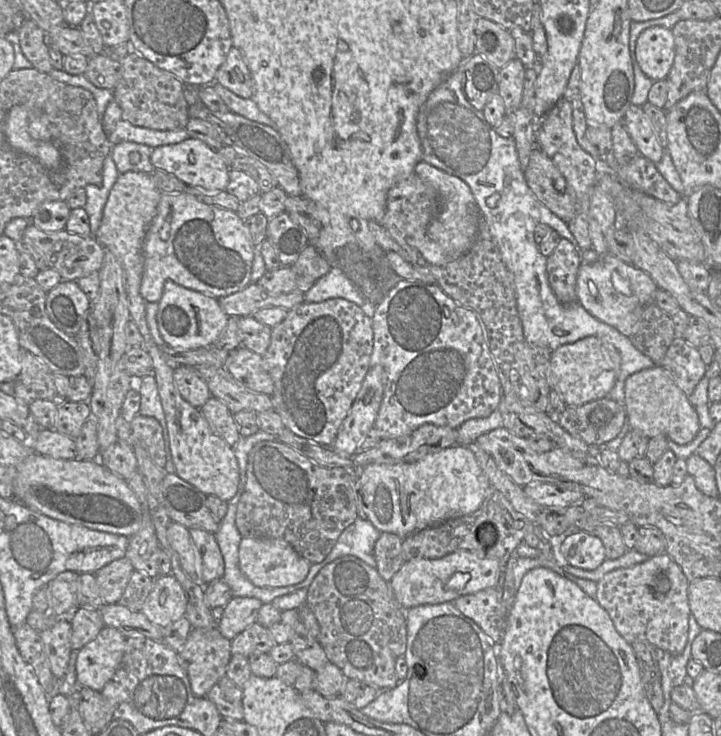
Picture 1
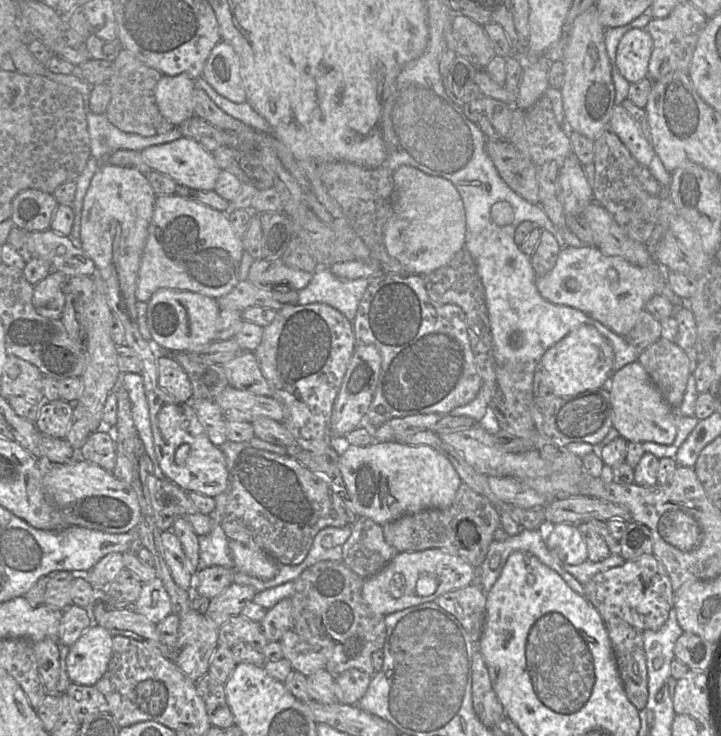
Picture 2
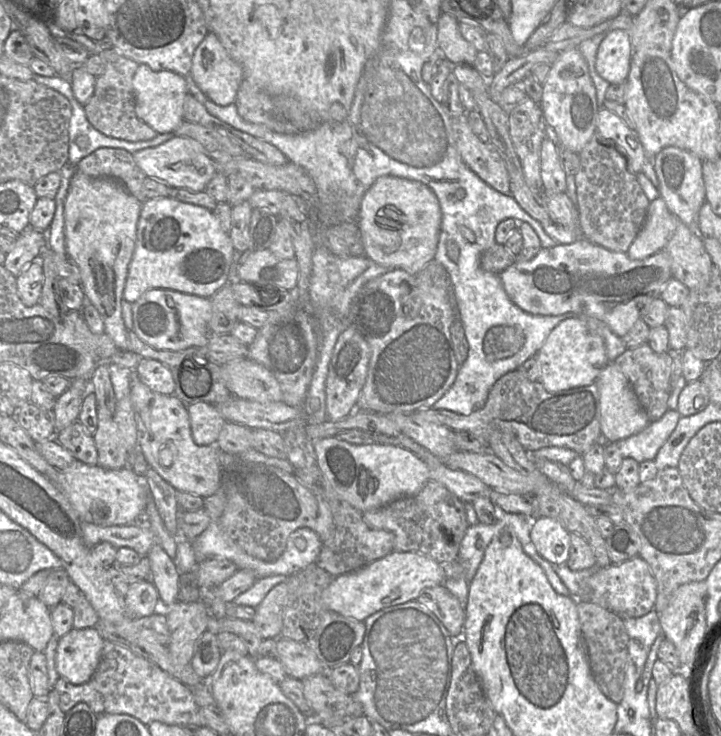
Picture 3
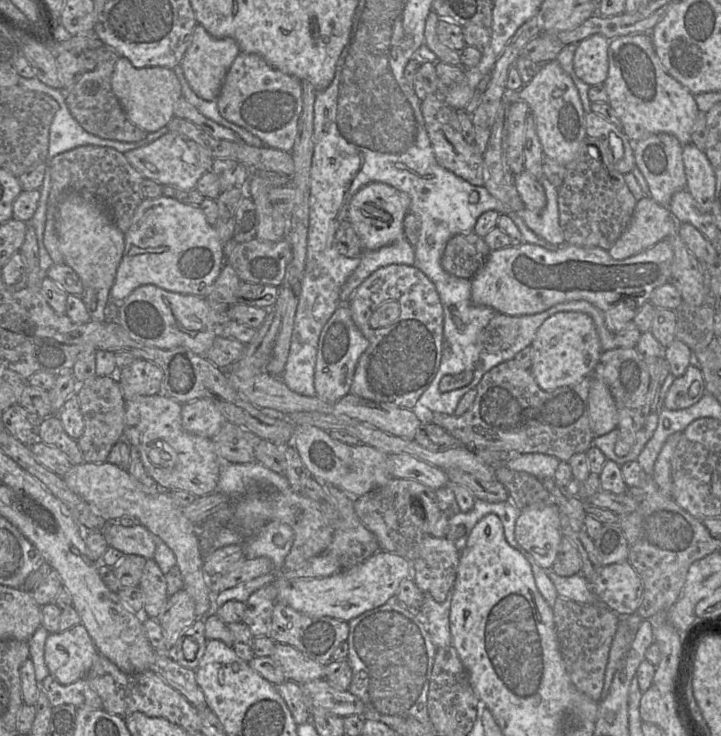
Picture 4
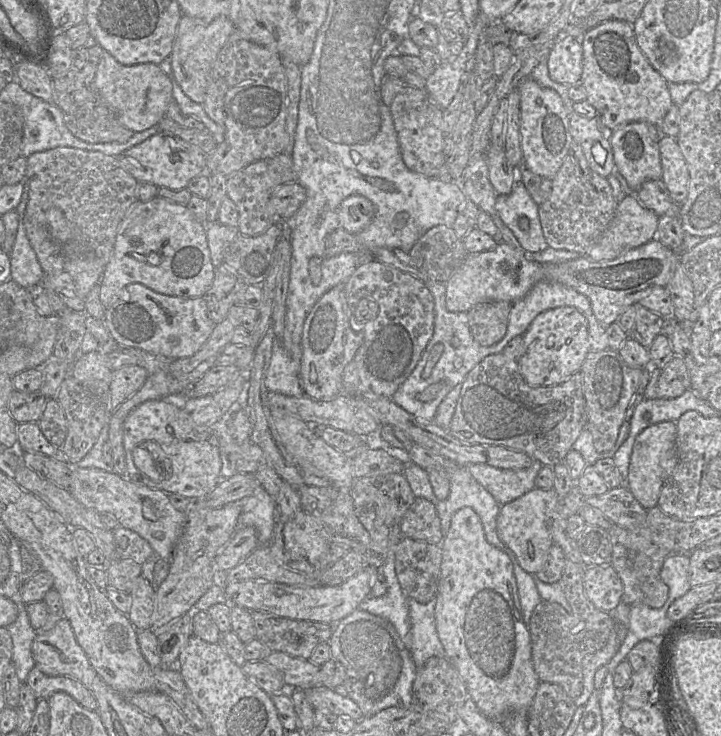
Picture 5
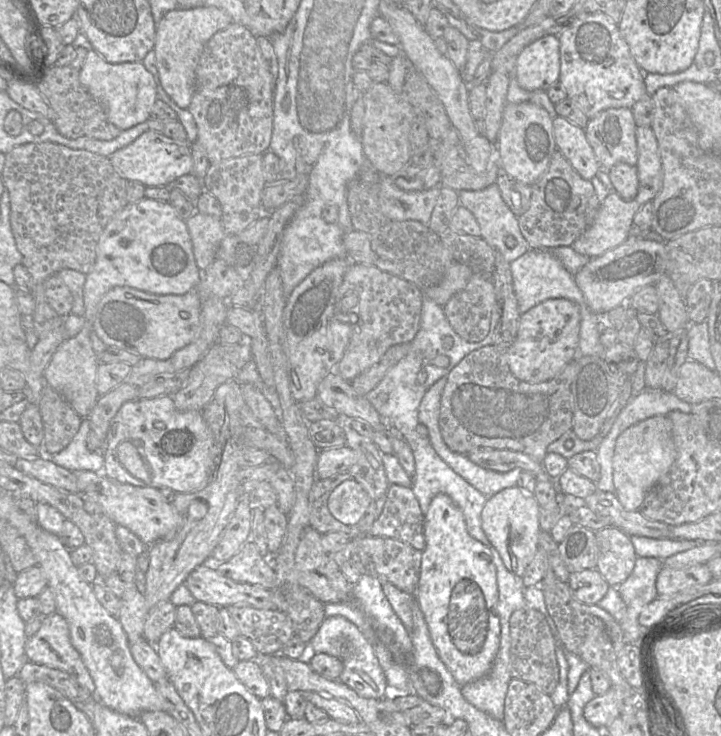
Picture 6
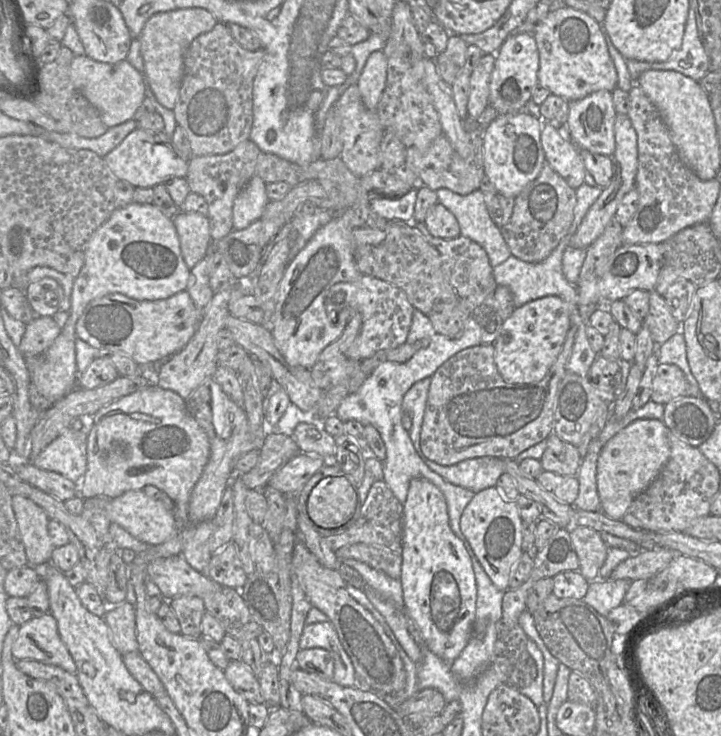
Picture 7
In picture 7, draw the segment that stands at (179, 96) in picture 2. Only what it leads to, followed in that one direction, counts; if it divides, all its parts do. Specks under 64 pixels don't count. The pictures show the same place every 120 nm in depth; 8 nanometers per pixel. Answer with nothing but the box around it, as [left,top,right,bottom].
[70,54,146,128]

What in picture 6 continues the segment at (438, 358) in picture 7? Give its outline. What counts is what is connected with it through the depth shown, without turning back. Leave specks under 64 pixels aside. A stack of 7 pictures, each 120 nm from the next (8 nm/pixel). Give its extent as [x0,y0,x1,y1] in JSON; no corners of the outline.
[365,296,494,546]

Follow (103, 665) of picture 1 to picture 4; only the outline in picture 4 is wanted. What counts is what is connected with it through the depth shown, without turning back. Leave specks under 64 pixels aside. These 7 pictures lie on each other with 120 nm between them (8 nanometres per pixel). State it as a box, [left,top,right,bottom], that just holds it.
[45,624,98,685]

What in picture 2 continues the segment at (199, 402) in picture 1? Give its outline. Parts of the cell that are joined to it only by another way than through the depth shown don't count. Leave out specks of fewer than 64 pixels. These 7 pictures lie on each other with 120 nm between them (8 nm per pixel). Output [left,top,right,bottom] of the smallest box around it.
[158,354,192,402]

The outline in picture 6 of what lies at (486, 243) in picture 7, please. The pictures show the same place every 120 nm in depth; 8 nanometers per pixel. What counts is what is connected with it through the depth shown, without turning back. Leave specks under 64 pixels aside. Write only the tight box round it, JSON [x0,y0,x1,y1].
[458,183,530,262]

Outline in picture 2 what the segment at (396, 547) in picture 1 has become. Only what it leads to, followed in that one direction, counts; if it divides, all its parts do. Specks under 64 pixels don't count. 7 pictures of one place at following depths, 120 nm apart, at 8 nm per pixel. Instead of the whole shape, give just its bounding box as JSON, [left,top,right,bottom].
[341,516,397,578]

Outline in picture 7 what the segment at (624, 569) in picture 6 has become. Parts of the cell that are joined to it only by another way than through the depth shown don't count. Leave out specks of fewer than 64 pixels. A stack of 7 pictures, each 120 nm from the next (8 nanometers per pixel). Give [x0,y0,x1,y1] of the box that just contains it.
[569,527,608,582]

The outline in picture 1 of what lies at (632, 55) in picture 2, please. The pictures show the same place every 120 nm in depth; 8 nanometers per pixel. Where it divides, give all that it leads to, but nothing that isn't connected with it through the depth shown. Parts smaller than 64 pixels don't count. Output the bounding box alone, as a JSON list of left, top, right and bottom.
[634,27,675,81]

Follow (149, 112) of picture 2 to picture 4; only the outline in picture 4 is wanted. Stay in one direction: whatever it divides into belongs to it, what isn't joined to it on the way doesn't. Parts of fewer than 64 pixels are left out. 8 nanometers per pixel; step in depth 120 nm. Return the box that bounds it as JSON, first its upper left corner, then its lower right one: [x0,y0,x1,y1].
[64,45,148,142]

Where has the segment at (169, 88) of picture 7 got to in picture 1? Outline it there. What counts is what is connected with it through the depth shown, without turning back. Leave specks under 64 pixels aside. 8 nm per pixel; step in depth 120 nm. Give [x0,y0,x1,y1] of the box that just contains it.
[215,46,252,98]

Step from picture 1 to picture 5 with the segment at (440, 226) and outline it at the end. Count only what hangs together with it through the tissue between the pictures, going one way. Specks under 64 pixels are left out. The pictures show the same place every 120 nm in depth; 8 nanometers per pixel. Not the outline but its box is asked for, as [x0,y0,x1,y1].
[338,194,376,233]

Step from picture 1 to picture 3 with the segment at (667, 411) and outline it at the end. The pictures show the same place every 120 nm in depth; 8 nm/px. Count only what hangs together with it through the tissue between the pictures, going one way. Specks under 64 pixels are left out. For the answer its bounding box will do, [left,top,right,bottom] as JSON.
[596,363,651,442]

